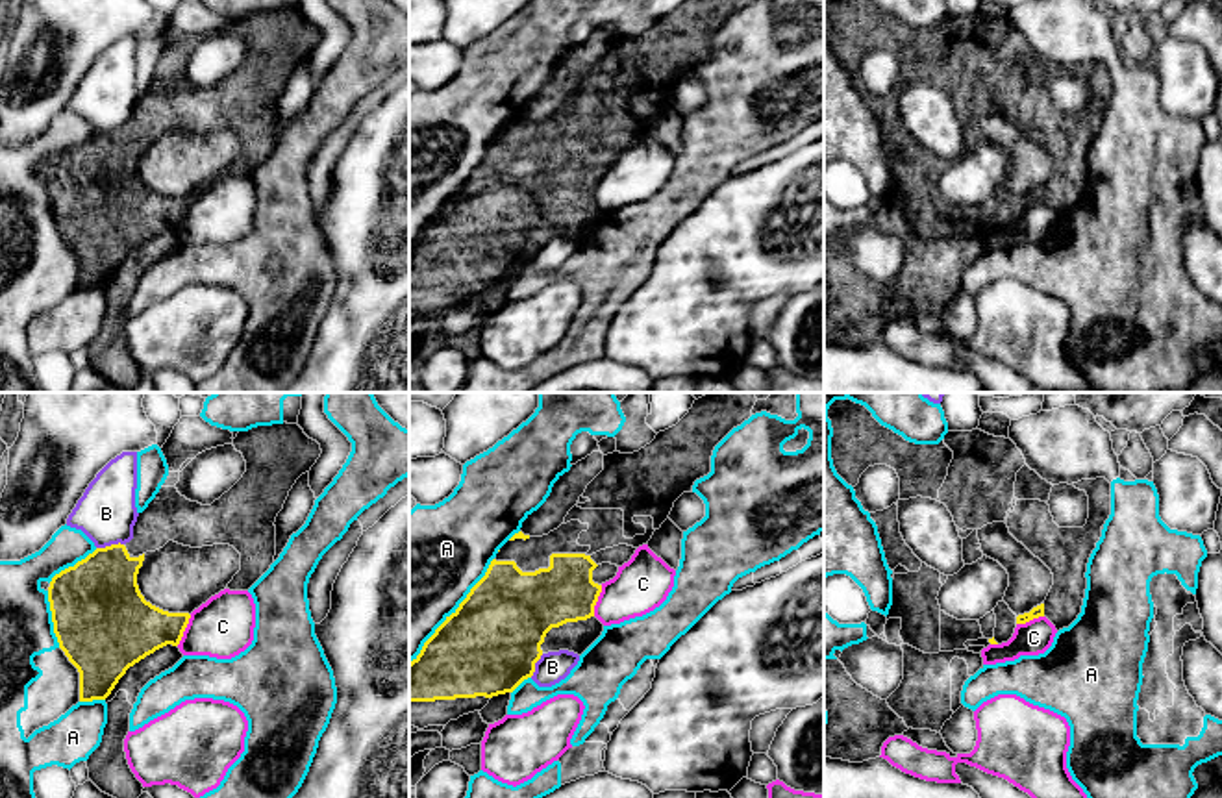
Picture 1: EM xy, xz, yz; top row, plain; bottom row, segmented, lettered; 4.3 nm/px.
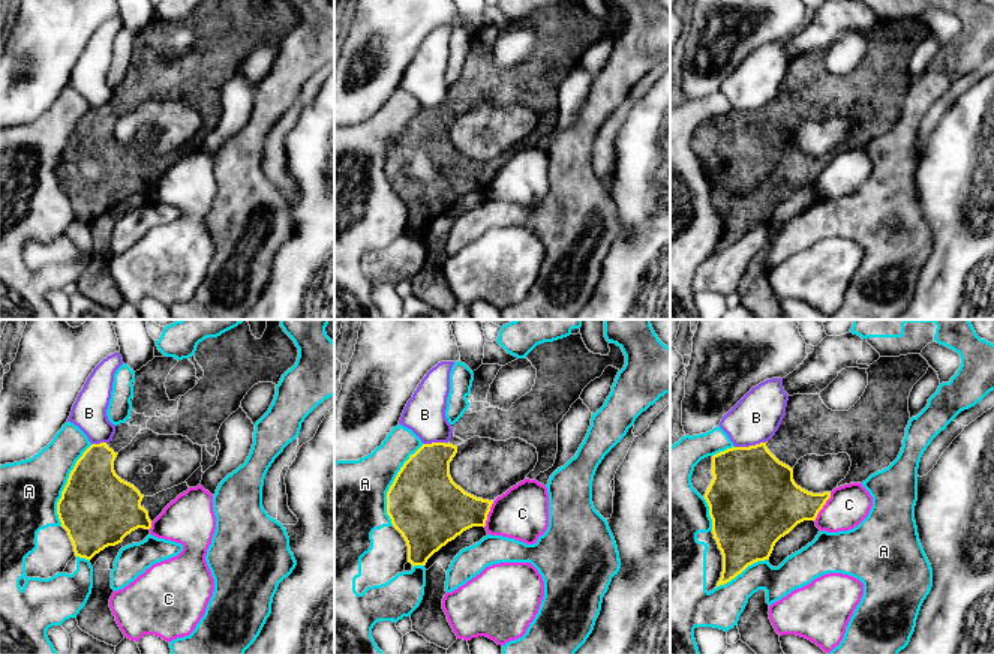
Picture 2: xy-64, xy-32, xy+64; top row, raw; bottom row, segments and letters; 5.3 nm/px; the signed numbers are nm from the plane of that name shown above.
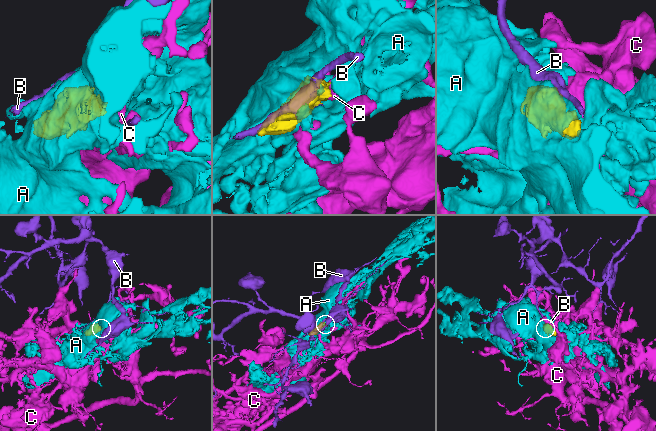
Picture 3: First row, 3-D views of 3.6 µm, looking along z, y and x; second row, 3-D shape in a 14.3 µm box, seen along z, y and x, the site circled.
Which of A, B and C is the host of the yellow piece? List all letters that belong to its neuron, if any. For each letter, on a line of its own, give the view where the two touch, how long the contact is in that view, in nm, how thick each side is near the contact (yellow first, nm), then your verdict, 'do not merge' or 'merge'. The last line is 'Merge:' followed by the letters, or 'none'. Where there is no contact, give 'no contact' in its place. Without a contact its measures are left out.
A: meets yellow in xz; contact 600 nm long; 420 nm thick on the yellow side, 480 nm on the other; do not merge
B: meets yellow in xy; contact 120 nm long; 360 nm thick on the yellow side, 260 nm on the other; do not merge
C: meets yellow in xy; contact 150 nm long; 300 nm thick on the yellow side, 260 nm on the other; do not merge
Merge: none

